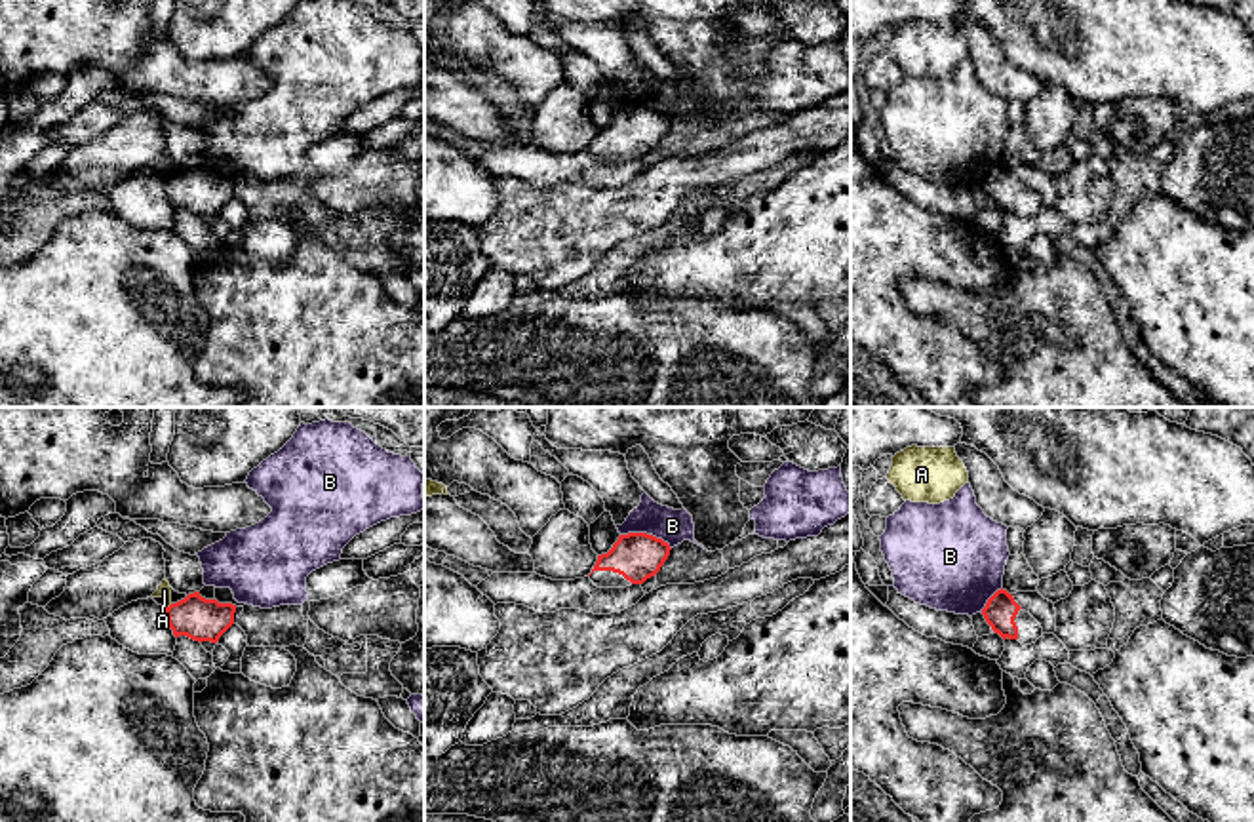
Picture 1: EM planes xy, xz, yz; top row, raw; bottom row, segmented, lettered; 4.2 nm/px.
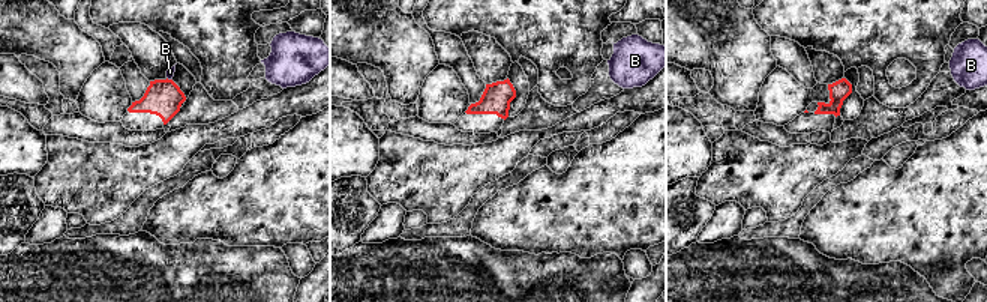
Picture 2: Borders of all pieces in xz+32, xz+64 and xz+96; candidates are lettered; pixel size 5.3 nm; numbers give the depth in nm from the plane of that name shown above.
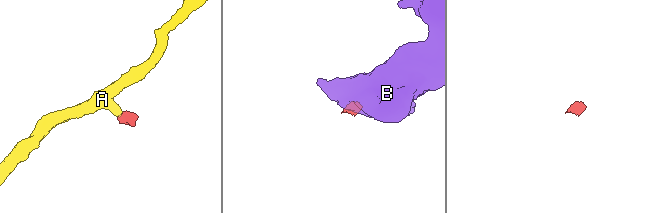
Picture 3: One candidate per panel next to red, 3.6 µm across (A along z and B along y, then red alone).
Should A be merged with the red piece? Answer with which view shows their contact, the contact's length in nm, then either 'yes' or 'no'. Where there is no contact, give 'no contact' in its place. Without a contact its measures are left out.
xy | 40 nm | no

